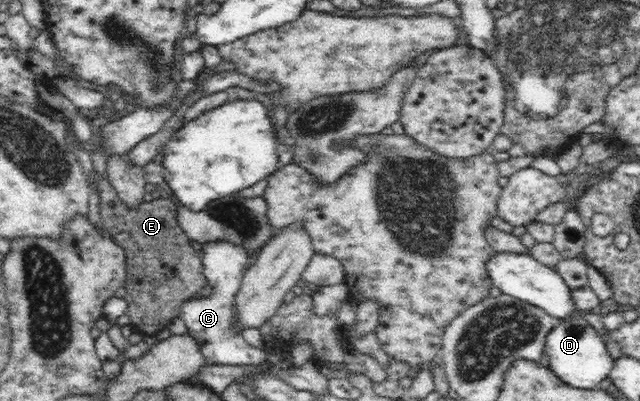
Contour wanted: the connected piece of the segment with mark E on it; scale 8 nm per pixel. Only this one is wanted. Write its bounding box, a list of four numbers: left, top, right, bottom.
[99,178,207,335]

